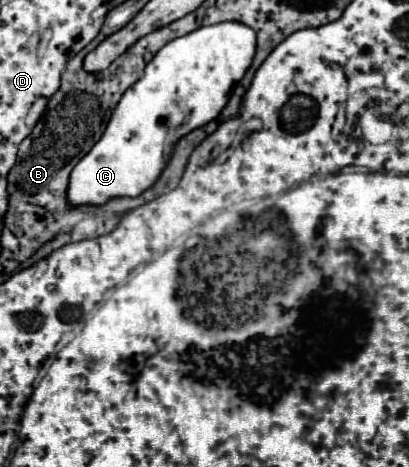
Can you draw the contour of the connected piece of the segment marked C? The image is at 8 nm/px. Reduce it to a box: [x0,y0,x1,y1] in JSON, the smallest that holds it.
[69,23,255,205]

